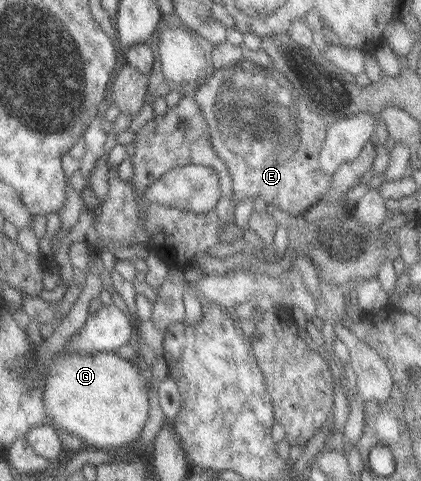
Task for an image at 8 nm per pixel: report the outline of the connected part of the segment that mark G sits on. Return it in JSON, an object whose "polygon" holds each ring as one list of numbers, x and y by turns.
{"polygon":[[116,352,60,355,49,364,43,376,42,406,50,417,51,426,55,431,64,431,82,440,86,448,99,450,99,448,122,446,138,438,146,423,149,407,146,379,147,374,143,366,119,357]]}

